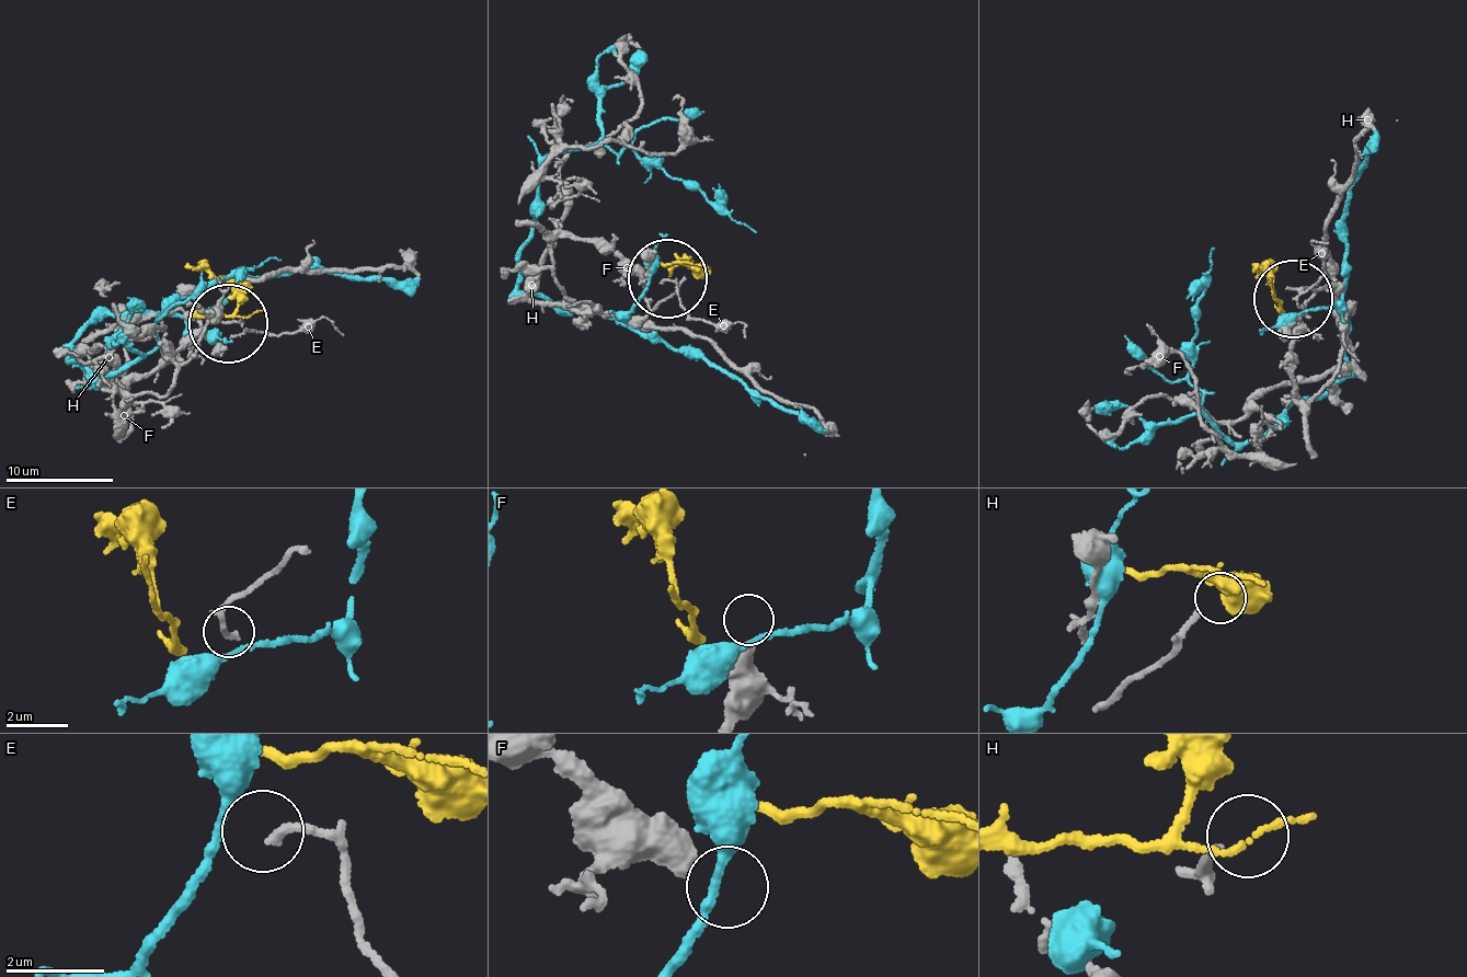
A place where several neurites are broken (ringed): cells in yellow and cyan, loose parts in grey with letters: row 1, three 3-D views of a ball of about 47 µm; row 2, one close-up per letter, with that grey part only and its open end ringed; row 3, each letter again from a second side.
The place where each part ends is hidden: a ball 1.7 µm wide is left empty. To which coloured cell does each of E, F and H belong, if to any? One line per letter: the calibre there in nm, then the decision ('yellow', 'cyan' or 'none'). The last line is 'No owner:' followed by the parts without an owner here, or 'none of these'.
E: calibre 180 nm; cyan
F: calibre 550 nm; none
H: calibre 190 nm; none
No owner: F, H

